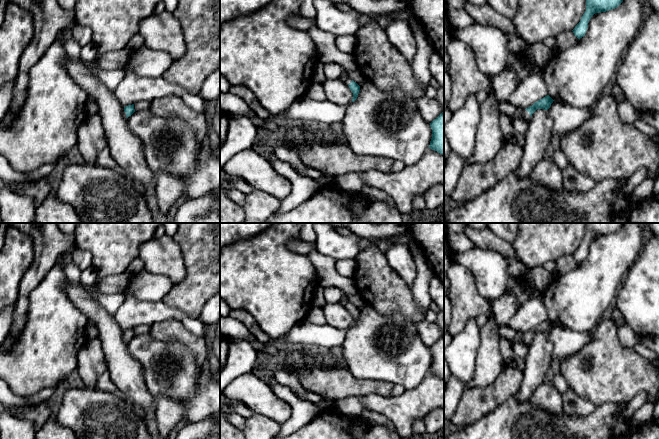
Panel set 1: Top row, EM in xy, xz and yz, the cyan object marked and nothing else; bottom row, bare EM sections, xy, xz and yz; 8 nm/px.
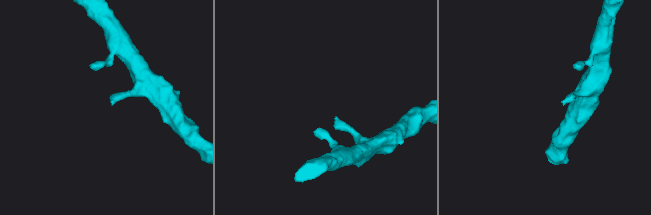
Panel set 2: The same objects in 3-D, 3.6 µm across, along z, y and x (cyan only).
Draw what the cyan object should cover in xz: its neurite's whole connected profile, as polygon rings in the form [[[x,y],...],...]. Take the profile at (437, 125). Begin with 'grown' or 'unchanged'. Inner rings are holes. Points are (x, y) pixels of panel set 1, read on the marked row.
unchanged; [[[444,111],[430,123],[432,138],[429,148],[444,155]]]

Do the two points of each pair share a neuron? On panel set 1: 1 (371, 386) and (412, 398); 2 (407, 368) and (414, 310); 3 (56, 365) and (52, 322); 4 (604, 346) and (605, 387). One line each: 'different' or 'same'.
1: different
2: different
3: same
4: same

